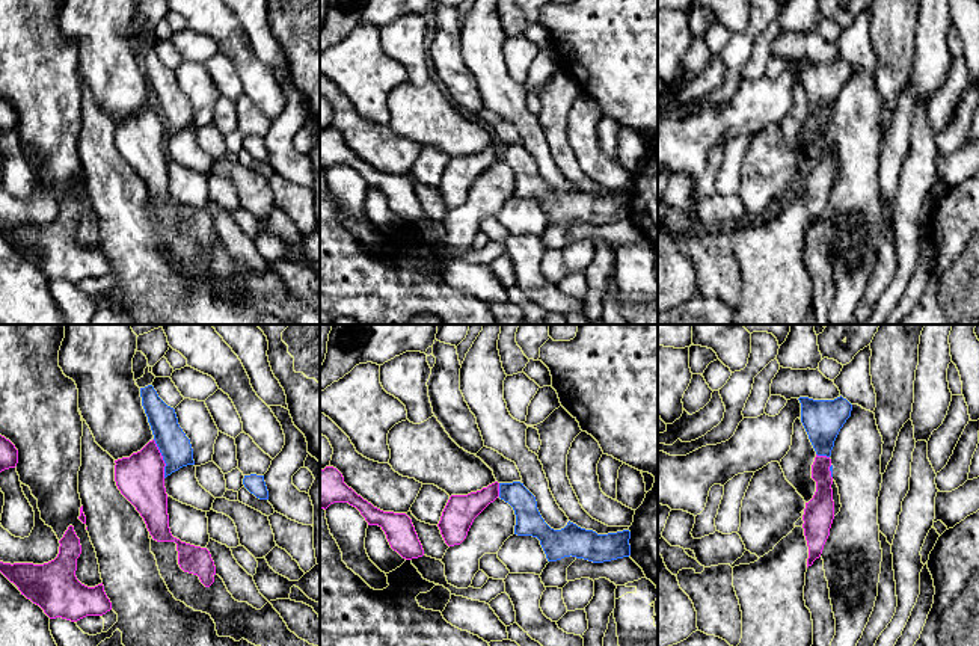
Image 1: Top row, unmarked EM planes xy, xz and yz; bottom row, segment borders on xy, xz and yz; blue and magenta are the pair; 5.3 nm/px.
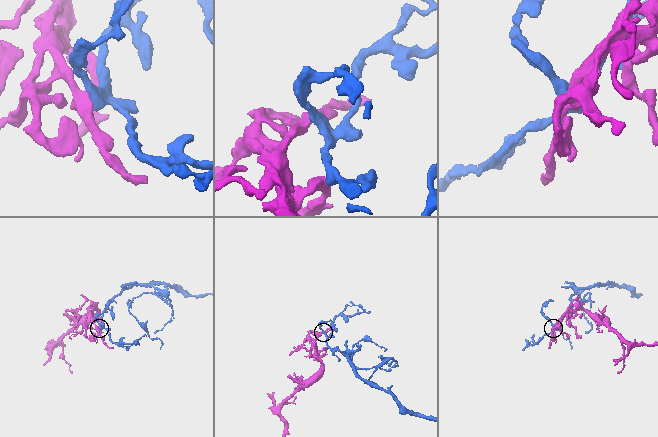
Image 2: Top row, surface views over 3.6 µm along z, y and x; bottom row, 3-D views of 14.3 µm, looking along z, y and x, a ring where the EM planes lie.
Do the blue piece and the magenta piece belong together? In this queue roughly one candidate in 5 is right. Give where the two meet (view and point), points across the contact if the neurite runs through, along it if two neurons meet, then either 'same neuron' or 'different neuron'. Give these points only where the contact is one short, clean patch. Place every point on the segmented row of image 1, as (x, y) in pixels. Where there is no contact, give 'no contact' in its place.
meets blue in xy at (163, 459); border along xy (153, 439), (165, 464), (165, 477); different neuron

